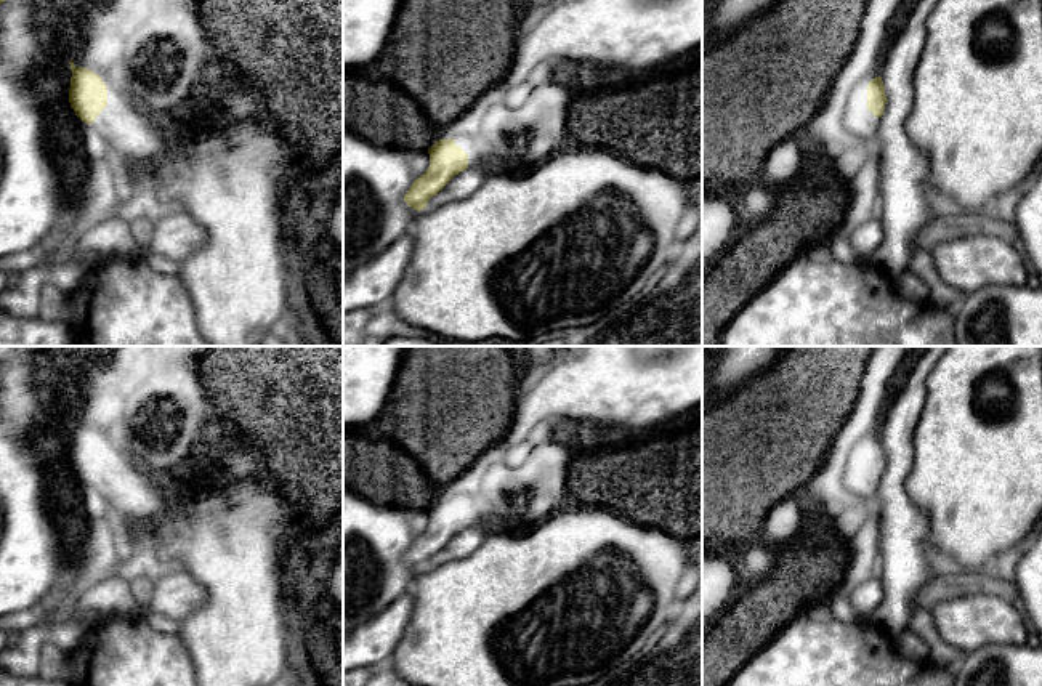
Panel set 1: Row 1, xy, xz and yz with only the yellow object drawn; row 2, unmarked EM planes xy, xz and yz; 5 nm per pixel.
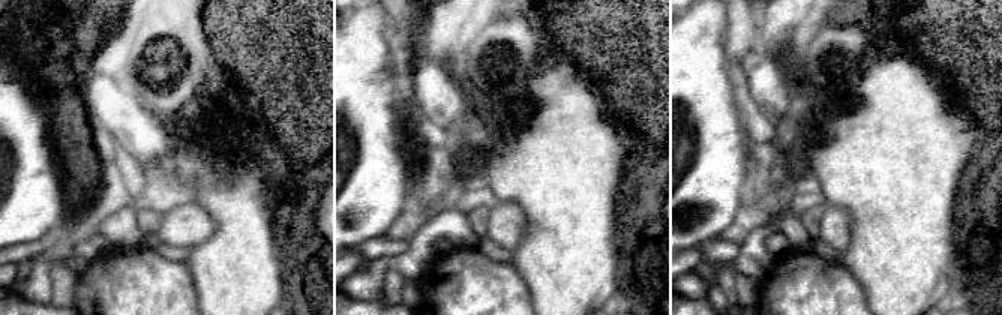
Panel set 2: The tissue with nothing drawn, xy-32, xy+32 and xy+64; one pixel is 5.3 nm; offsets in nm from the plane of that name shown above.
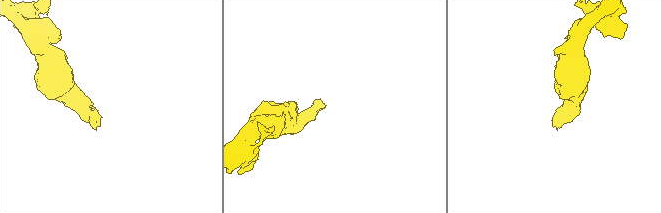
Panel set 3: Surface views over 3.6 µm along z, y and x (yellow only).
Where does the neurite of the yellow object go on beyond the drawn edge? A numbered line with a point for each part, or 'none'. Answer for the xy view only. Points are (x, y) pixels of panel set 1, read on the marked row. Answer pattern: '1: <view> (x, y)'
1: xy (145, 143)

